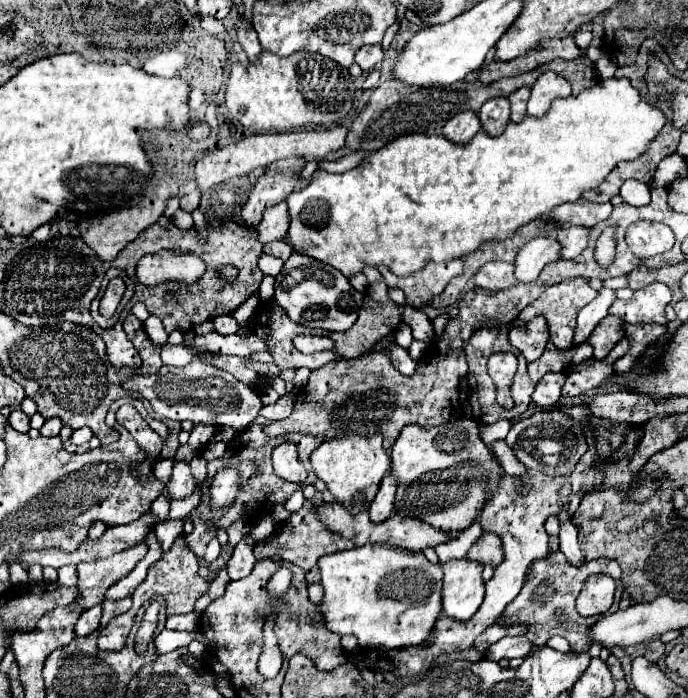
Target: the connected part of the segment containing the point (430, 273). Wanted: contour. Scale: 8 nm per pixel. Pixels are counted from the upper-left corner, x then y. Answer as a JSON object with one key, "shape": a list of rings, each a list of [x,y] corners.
{"shape":[[[452,260],[448,264],[430,262],[422,272],[412,274],[408,278],[396,278],[390,270],[386,270],[382,266],[378,266],[378,270],[382,272],[382,276],[390,288],[403,290],[407,303],[413,304],[420,299],[428,300],[434,295],[441,294],[452,278],[456,278],[464,272],[464,262],[462,260]]]}

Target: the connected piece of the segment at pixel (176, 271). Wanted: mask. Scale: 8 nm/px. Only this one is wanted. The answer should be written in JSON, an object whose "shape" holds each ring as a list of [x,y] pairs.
{"shape":[[[160,252],[160,254],[144,256],[136,264],[138,284],[160,284],[166,280],[196,282],[204,272],[206,272],[206,264],[192,254]]]}

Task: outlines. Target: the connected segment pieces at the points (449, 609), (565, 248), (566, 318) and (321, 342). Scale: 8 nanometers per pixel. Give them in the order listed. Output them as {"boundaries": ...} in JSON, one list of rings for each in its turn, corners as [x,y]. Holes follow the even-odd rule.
{"boundaries":[[[[462,558],[446,562],[442,572],[442,614],[460,622],[470,620],[484,598],[482,566]]],[[[568,226],[556,232],[558,242],[562,244],[562,258],[576,258],[588,244],[590,228],[586,226]]],[[[568,278],[566,282],[558,284],[558,286],[550,286],[548,290],[544,290],[544,294],[532,302],[524,312],[520,312],[518,320],[528,322],[532,316],[544,316],[548,320],[548,330],[550,330],[550,340],[558,346],[558,350],[570,350],[574,346],[574,322],[578,312],[592,302],[598,295],[598,291],[590,288],[590,280],[588,278]],[[554,288],[556,288],[556,296],[554,296]],[[560,290],[560,294],[558,294]]],[[[298,335],[293,339],[293,344],[304,354],[332,350],[332,346],[334,346],[334,342],[330,338],[315,335]]]]}

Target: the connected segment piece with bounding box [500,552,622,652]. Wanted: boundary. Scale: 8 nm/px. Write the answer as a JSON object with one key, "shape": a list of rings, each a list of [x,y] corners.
{"shape":[[[550,552],[550,556],[536,560],[530,568],[528,568],[528,580],[524,582],[520,594],[506,606],[506,610],[500,616],[500,626],[526,626],[524,636],[528,636],[528,640],[534,646],[544,646],[548,642],[548,638],[552,636],[562,636],[570,642],[570,648],[574,652],[584,652],[590,648],[590,640],[588,640],[588,626],[592,626],[600,616],[590,616],[584,618],[576,612],[576,598],[582,590],[582,584],[586,582],[588,576],[592,574],[608,574],[616,580],[618,586],[622,586],[620,580],[620,564],[612,562],[610,558],[600,558],[600,560],[592,560],[592,562],[584,562],[580,568],[572,566],[562,552]]]}

